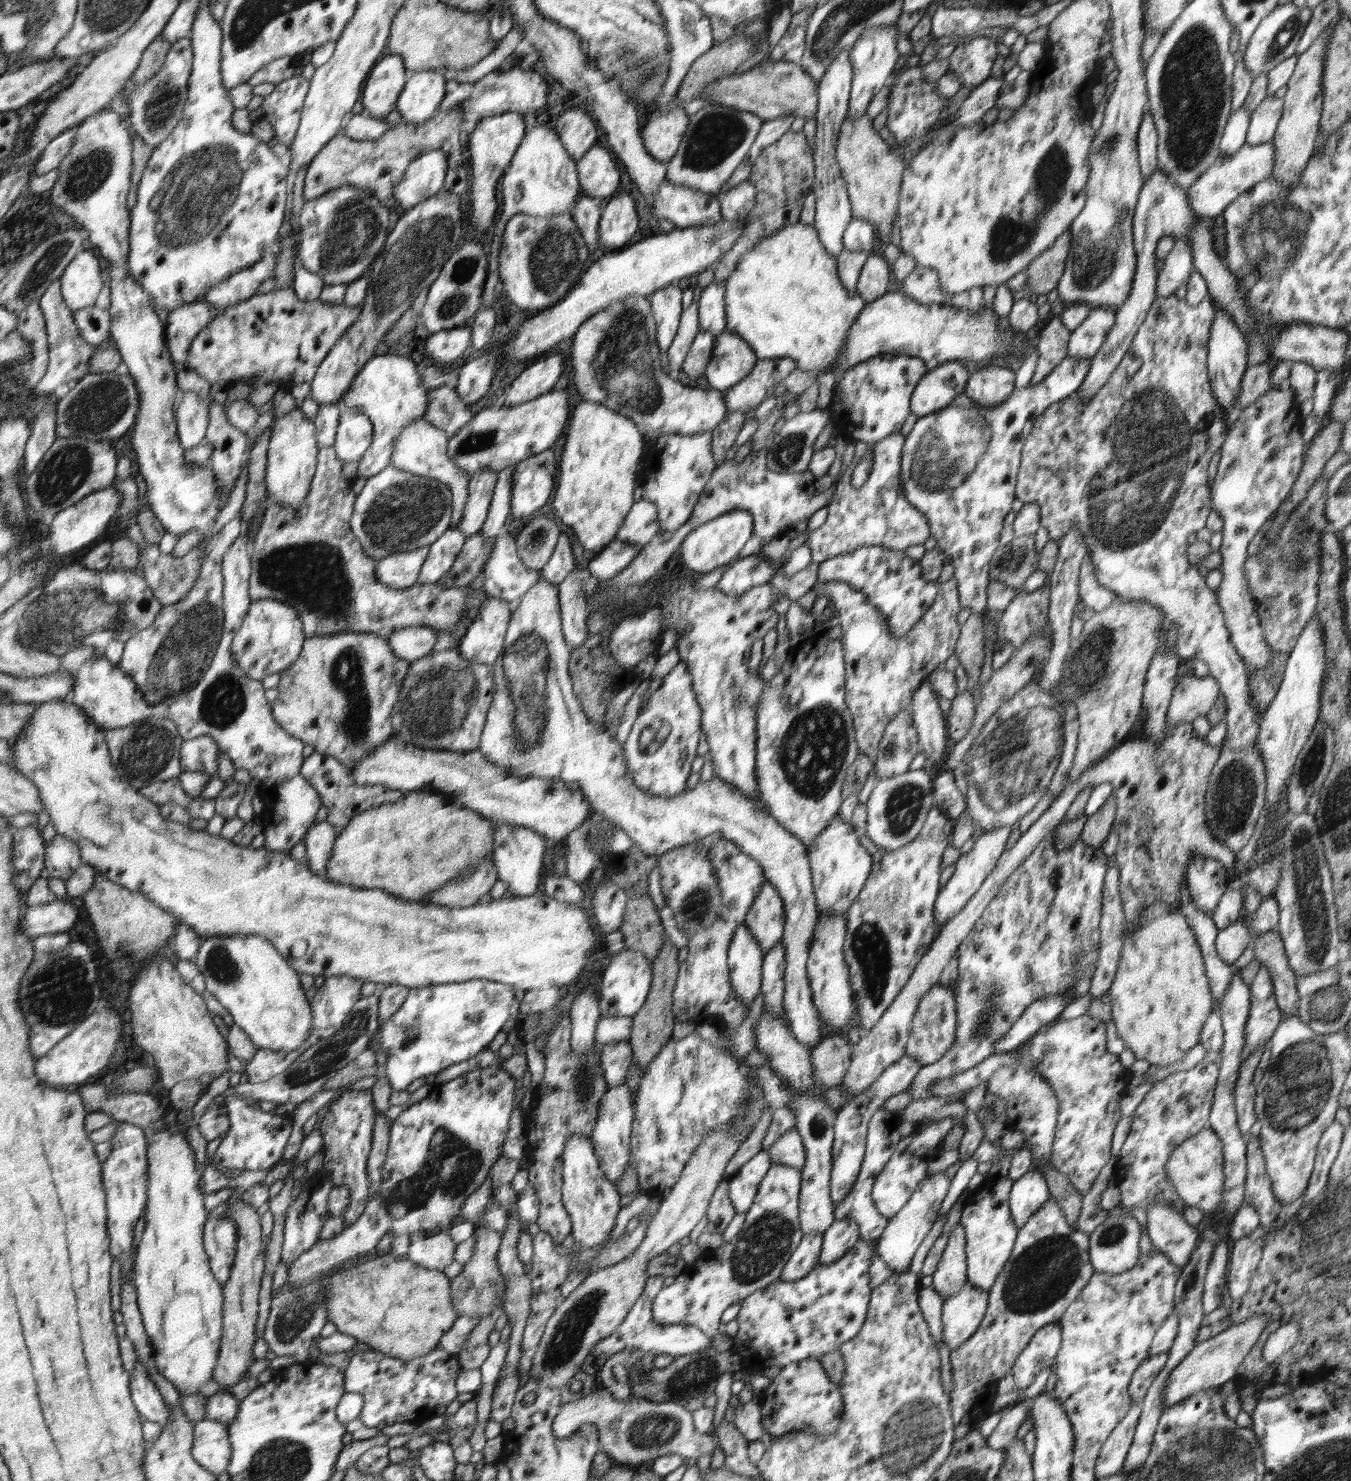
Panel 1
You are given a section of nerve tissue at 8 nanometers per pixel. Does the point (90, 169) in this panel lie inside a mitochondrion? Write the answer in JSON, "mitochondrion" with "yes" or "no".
{"mitochondrion":"yes"}

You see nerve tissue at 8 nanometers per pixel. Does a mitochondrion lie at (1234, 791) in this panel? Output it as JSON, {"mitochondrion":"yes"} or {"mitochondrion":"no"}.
{"mitochondrion":"yes"}

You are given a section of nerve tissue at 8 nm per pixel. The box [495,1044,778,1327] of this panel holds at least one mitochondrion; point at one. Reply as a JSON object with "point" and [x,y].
{"point":[581,1090]}

